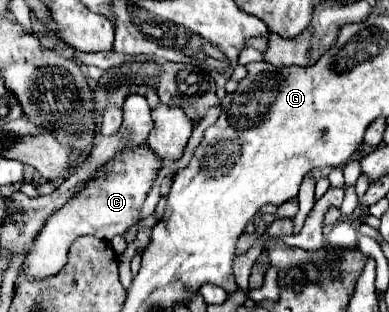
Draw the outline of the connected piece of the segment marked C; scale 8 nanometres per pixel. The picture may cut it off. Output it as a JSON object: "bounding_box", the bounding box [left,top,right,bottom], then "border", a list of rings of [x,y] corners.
{"bounding_box":[20,144,162,278],"border":[[[140,144],[138,148],[126,146],[120,152],[120,156],[116,156],[112,162],[108,162],[100,170],[98,178],[92,180],[86,186],[86,190],[76,194],[64,208],[60,208],[58,212],[54,212],[48,218],[44,228],[38,232],[34,244],[30,246],[20,270],[30,276],[38,276],[38,278],[52,276],[66,264],[68,248],[78,236],[92,234],[100,240],[110,242],[114,236],[124,234],[138,220],[140,206],[142,206],[146,192],[150,190],[160,166],[162,166],[160,158],[154,156],[154,152],[150,152],[150,148],[146,144]]]}

